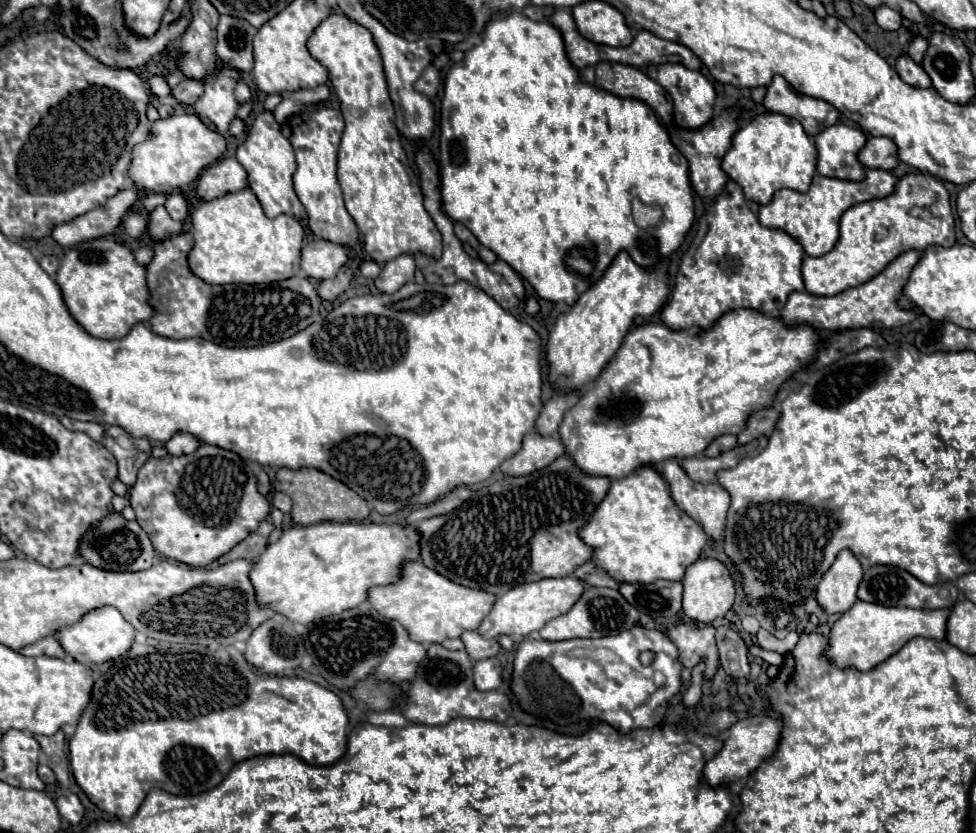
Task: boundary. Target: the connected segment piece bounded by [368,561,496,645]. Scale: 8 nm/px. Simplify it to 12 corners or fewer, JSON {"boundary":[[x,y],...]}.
{"boundary":[[424,563],[368,601],[424,645],[478,629],[496,595]]}

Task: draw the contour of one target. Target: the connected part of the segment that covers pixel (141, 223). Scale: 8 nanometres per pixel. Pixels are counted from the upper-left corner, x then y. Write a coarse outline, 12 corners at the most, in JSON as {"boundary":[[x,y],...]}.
{"boundary":[[138,213],[124,217],[124,231],[140,239],[146,231],[146,219]]}

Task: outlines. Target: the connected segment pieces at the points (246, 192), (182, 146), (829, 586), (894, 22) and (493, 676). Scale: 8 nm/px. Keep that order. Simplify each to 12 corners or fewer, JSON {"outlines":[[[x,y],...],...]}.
{"outlines":[[[250,187],[192,211],[192,273],[274,283],[300,273],[302,225]],[[196,113],[150,125],[130,177],[172,193],[228,151]],[[840,551],[822,575],[816,599],[826,613],[856,603],[862,565]],[[890,7],[874,11],[876,23],[886,31],[902,27],[902,15]],[[498,657],[474,663],[474,683],[480,691],[502,685]]]}

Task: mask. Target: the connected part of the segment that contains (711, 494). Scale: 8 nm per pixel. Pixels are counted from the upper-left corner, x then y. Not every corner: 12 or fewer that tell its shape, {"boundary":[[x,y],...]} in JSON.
{"boundary":[[678,459],[664,461],[676,505],[708,537],[722,537],[730,495],[720,483],[696,483]]}

